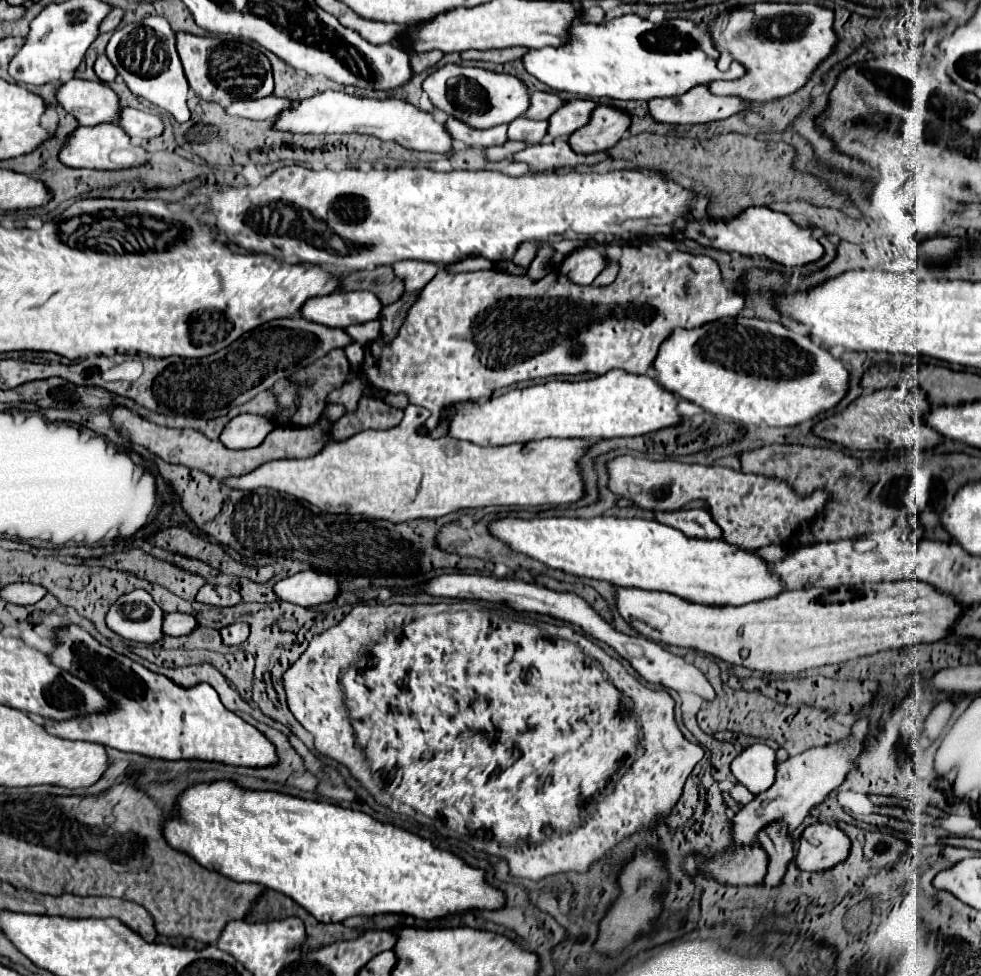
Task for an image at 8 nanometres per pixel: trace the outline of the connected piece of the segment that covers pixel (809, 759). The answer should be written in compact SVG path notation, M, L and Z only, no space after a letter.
M859 720L853 724L855 738L851 738L851 746L823 746L823 748L815 748L815 750L807 750L803 754L791 756L787 762L779 764L779 774L771 790L757 794L749 804L745 804L733 816L733 844L737 848L757 846L759 830L763 830L765 826L773 822L783 822L787 826L787 832L791 834L803 822L803 818L809 814L813 806L823 802L831 790L841 786L841 782L847 776L847 770L851 770L851 754L859 750L861 740L867 732L869 732L869 722Z

